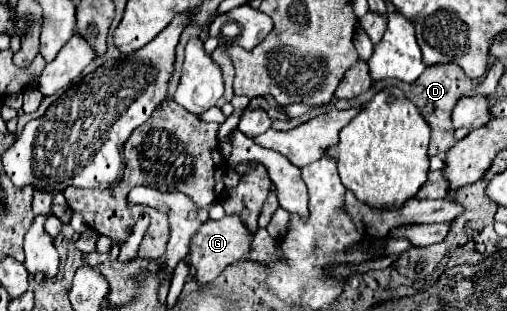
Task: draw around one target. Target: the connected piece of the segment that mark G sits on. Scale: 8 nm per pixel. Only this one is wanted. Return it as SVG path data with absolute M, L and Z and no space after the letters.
M225 216L219 222L207 220L199 232L191 238L189 242L189 254L187 254L187 264L193 270L193 278L199 286L211 284L229 264L237 260L245 260L249 256L249 246L251 246L251 234L241 222L239 216Z

